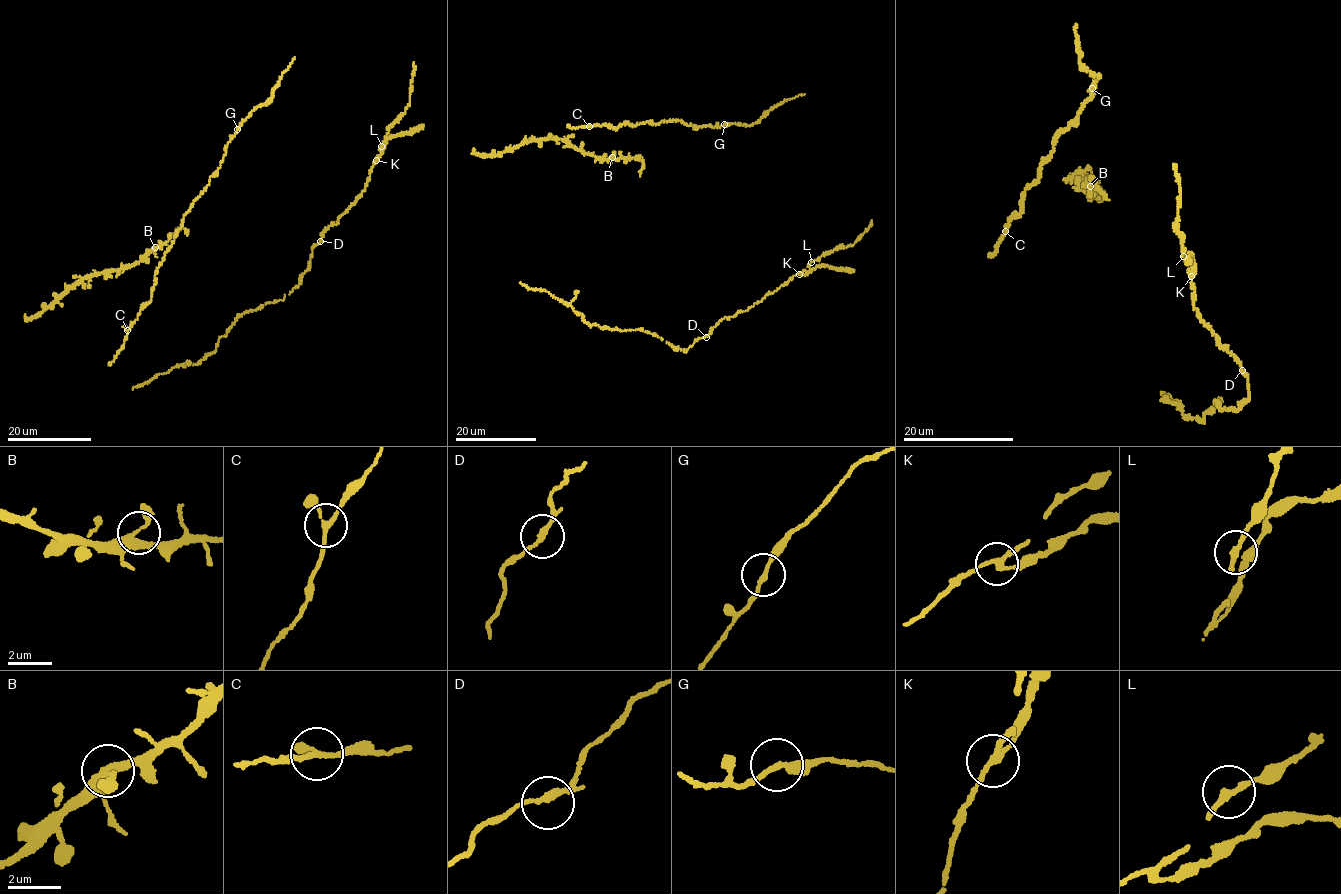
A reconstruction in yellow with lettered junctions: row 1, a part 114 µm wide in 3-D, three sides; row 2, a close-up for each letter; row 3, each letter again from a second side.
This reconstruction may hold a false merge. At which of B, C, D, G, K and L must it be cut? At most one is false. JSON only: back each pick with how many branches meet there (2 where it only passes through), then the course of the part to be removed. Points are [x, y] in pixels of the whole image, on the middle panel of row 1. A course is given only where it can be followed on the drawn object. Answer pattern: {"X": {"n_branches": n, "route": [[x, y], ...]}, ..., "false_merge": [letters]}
{"K": {"n_branches": 3, "route": [[799, 274], [826, 266], [854, 271]]}, "false_merge": ["K"]}

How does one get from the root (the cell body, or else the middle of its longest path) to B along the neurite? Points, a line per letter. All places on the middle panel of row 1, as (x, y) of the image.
B: (522, 144), (560, 139), (583, 152), (603, 158), (612, 157)

